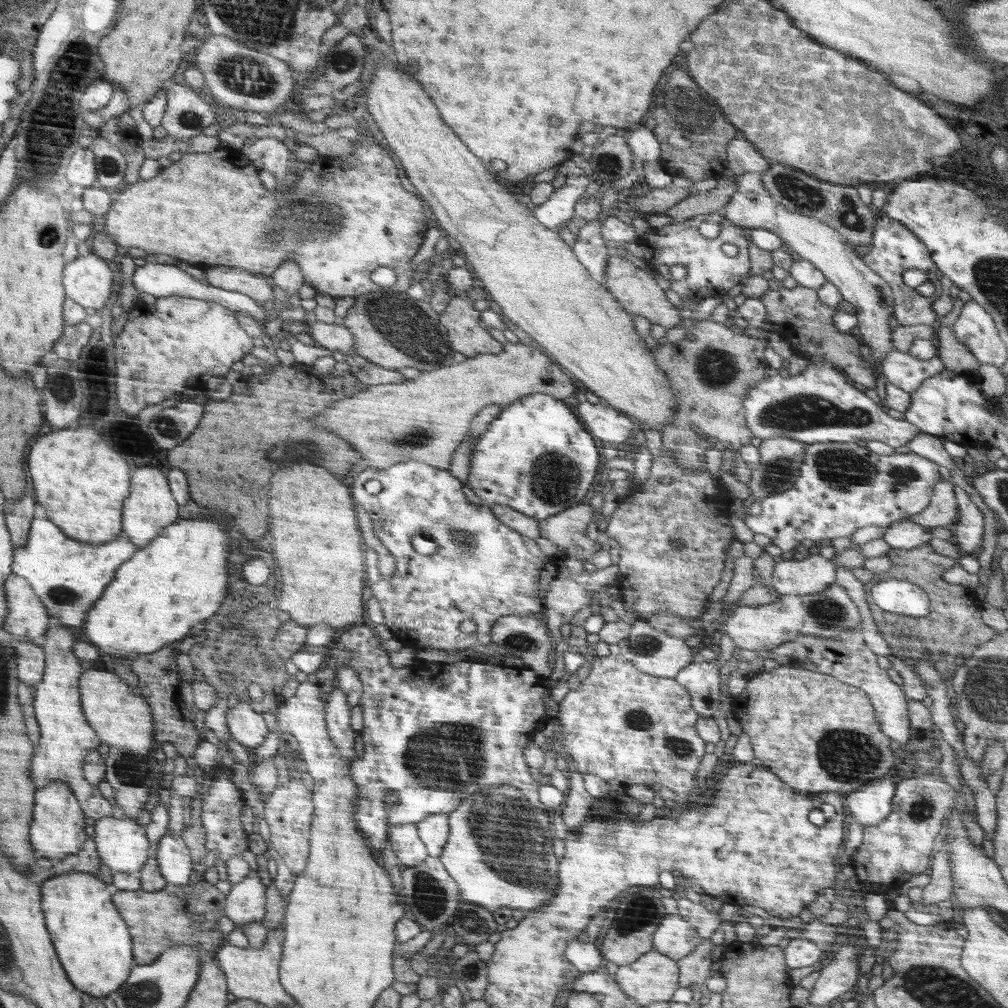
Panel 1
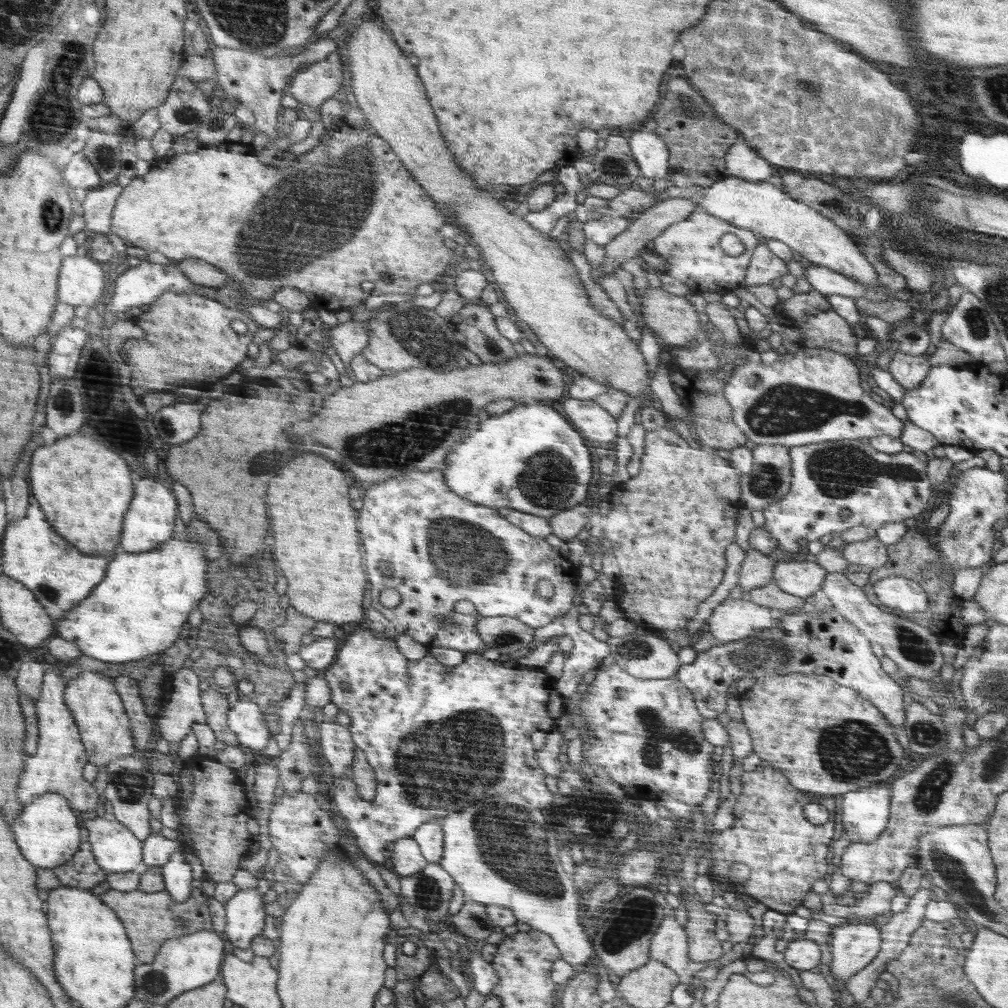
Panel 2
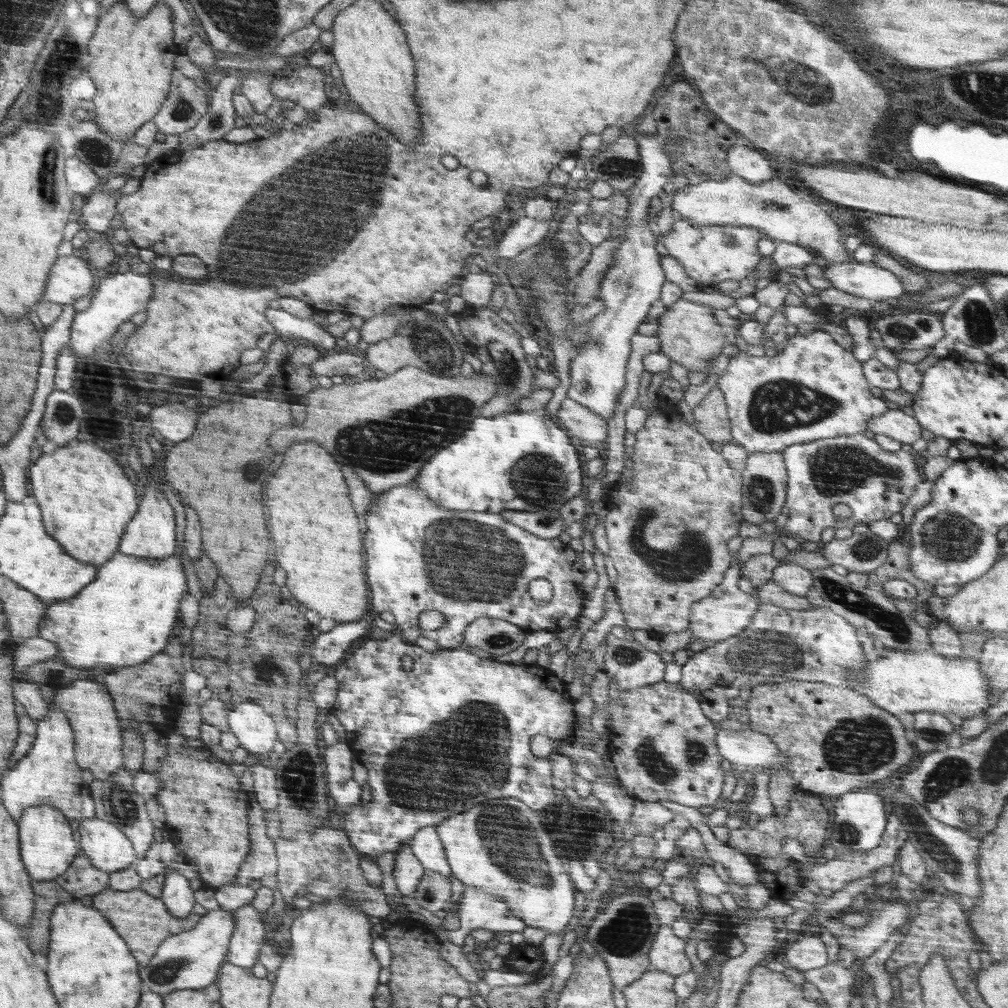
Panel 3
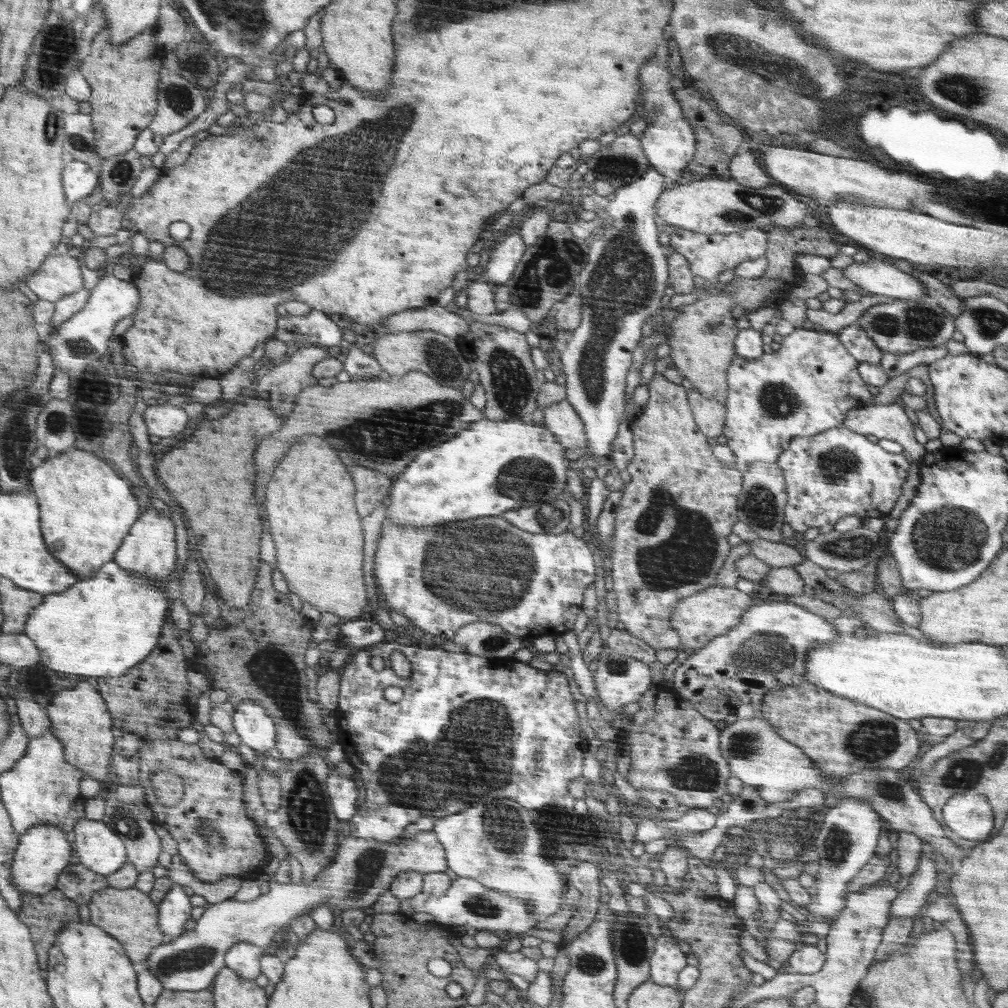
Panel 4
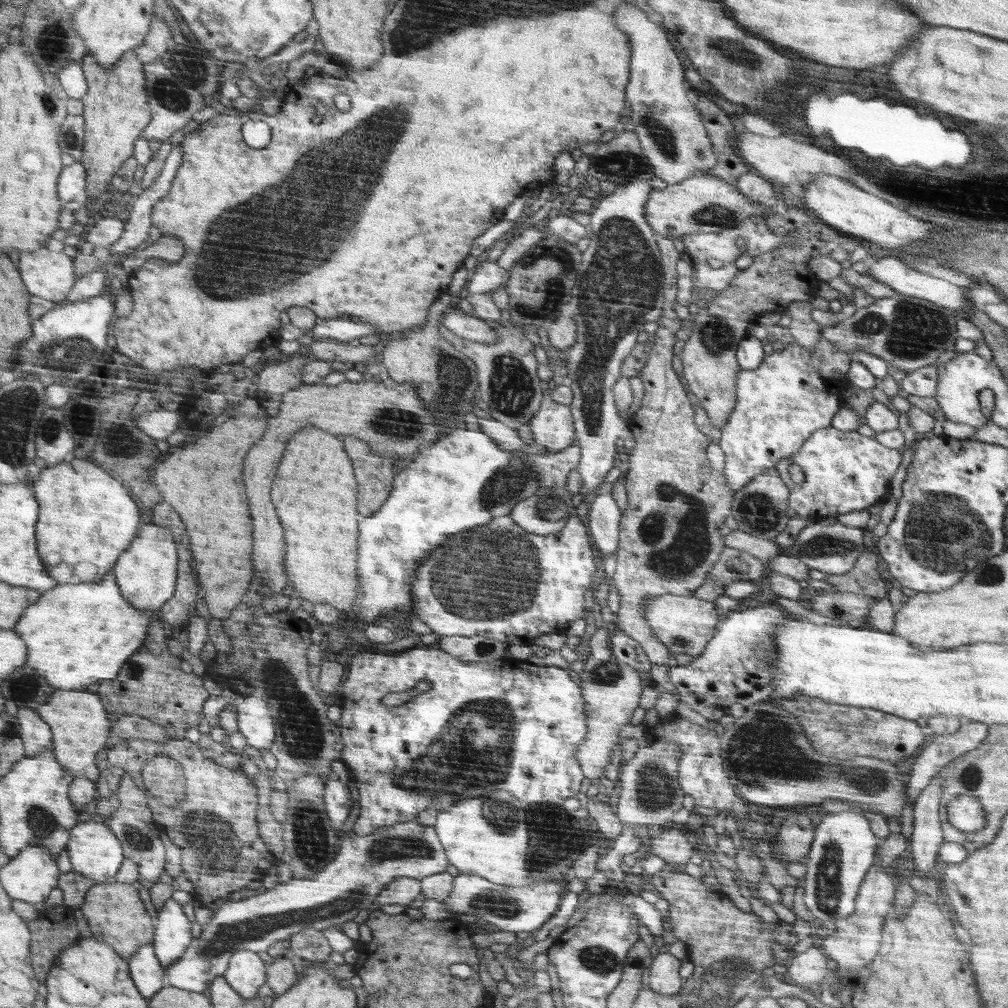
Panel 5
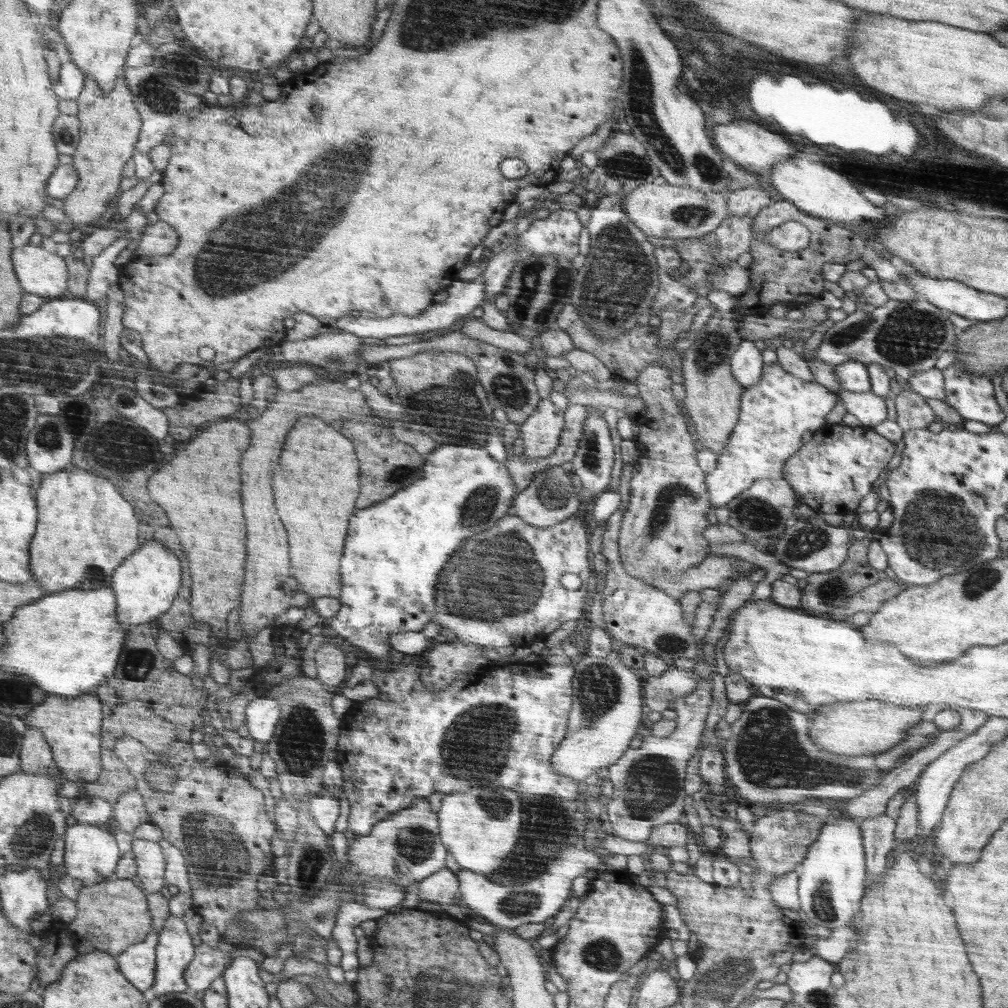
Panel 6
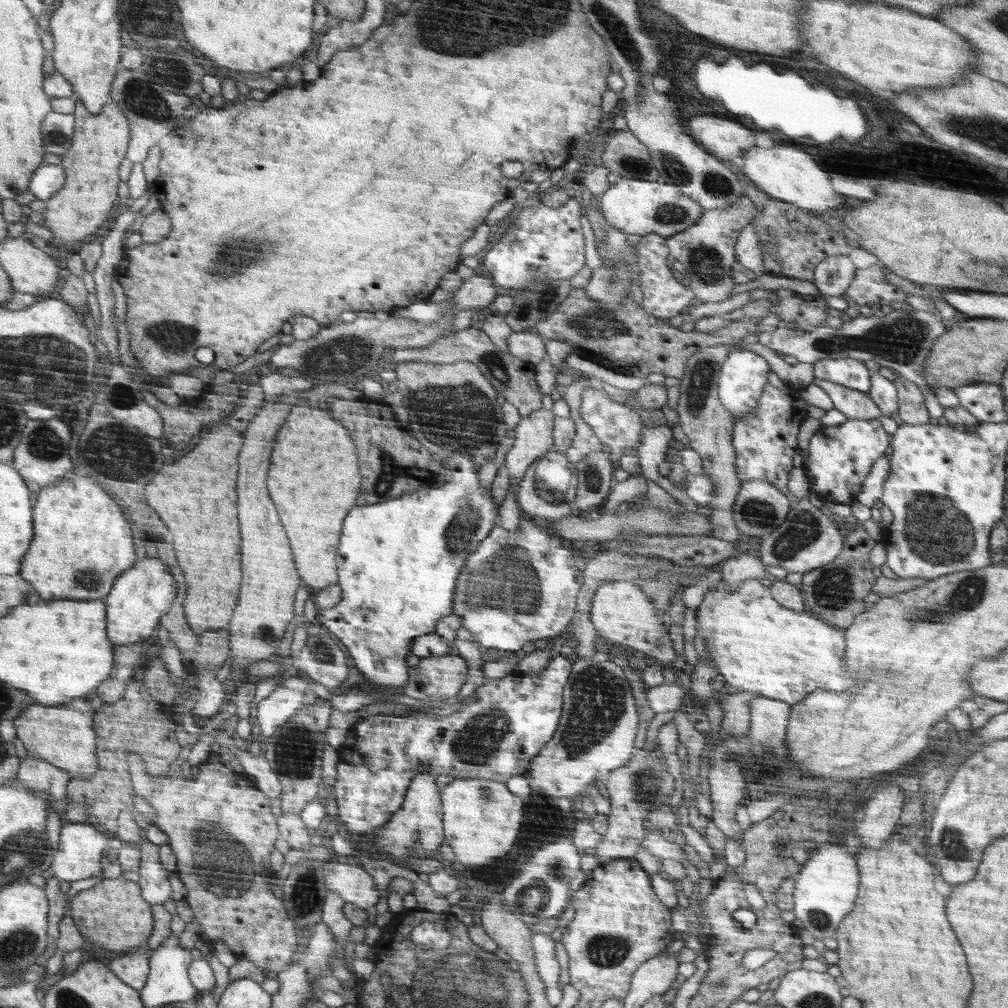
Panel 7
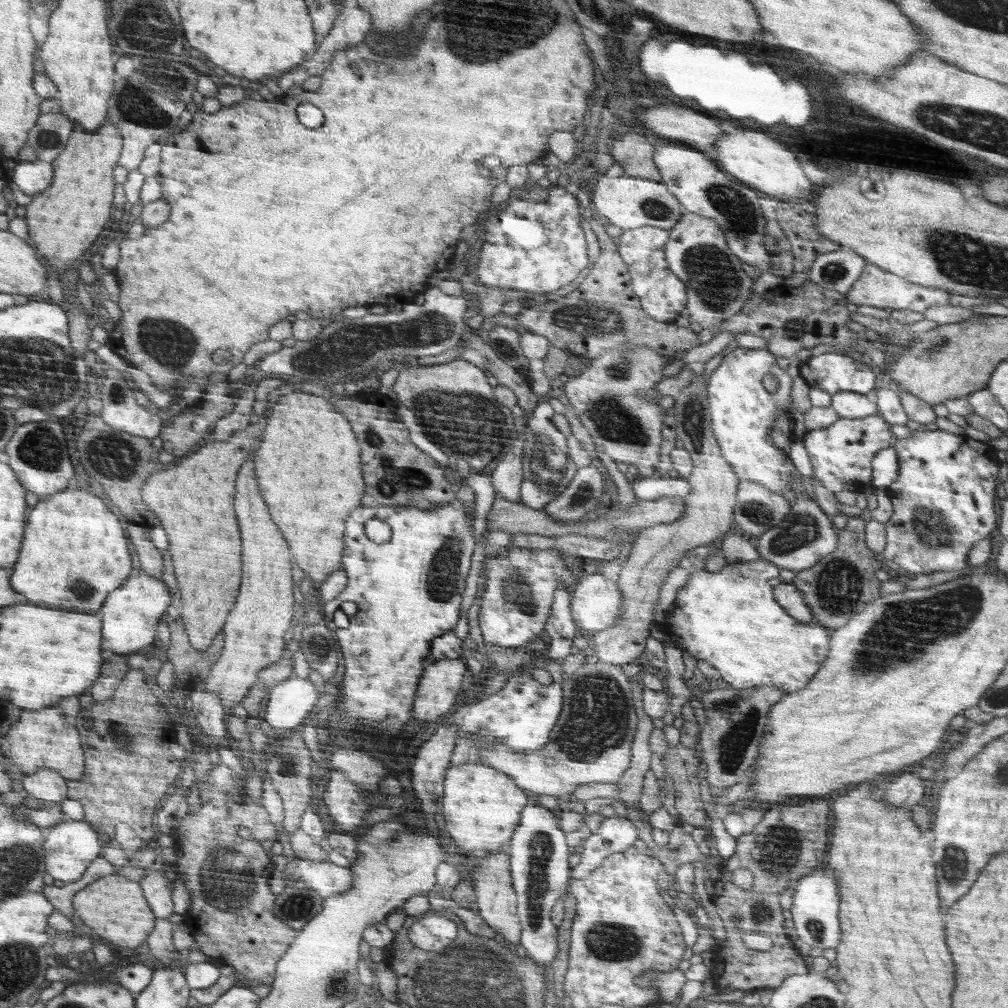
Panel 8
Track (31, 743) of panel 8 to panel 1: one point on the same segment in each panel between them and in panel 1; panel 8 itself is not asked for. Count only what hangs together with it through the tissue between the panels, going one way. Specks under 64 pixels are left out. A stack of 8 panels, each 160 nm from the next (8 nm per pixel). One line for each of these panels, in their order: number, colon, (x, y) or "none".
1: (123, 718)
2: (91, 697)
3: (87, 704)
4: (79, 715)
5: (80, 728)
6: (72, 725)
7: (62, 735)

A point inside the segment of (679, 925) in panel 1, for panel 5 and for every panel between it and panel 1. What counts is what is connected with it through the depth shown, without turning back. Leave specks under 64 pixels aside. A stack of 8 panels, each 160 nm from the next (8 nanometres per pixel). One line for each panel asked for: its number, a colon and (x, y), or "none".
2: (669, 944)
3: (667, 953)
4: (666, 963)
5: (662, 977)

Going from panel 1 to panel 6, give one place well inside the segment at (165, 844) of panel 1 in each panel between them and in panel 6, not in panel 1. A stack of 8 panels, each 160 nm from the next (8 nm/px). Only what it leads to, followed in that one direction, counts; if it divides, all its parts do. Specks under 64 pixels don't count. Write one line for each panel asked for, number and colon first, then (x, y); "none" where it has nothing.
2: (177, 874)
3: (177, 895)
4: (174, 911)
5: (172, 937)
6: (173, 953)

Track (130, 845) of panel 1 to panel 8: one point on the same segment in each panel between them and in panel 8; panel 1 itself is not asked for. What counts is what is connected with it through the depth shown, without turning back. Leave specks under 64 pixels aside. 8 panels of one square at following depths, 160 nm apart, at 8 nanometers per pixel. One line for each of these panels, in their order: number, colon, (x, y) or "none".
2: (116, 849)
3: (108, 849)
4: (99, 849)
5: (94, 851)
6: (91, 854)
7: (80, 850)
8: (71, 846)

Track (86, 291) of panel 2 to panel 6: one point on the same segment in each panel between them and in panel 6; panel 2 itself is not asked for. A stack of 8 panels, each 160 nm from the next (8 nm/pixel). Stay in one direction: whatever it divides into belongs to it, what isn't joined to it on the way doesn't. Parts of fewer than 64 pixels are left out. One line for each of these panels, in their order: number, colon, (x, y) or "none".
3: (70, 280)
4: (61, 276)
5: (51, 275)
6: (42, 273)

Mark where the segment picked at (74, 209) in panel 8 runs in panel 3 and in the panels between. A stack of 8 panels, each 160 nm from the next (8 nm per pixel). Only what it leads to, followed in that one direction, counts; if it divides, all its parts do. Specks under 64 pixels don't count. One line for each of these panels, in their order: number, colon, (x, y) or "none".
3: (131, 61)
4: (124, 101)
5: (116, 111)
6: (110, 122)
7: (102, 140)

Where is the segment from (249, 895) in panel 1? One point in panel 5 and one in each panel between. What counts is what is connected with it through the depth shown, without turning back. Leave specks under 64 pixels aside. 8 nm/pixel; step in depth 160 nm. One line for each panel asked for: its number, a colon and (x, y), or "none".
2: (244, 911)
3: (247, 939)
4: (243, 957)
5: (245, 973)

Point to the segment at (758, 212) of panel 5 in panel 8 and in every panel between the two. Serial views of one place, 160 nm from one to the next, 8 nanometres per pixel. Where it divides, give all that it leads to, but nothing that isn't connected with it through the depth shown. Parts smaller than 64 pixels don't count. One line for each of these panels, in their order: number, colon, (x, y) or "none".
6: (666, 211)
7: (641, 207)
8: (628, 202)

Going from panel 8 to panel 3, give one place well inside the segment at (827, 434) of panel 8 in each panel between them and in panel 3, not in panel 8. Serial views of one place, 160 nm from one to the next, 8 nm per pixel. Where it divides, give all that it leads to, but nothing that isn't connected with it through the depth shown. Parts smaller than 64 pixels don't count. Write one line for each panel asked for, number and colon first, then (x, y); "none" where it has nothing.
3: (854, 470)
4: (838, 473)
5: (843, 471)
6: (831, 473)
7: (840, 457)

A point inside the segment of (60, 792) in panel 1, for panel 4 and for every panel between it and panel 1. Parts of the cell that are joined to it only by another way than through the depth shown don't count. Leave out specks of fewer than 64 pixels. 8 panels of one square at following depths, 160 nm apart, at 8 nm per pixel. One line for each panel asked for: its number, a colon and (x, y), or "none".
2: (49, 833)
3: (50, 847)
4: (45, 852)

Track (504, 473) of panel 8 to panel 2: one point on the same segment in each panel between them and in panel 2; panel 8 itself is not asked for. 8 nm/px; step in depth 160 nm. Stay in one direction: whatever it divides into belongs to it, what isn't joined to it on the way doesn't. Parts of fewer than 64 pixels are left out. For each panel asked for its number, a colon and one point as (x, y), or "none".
2: (595, 422)
3: (591, 429)
4: (561, 418)
5: (552, 426)
6: (541, 431)
7: (533, 437)

